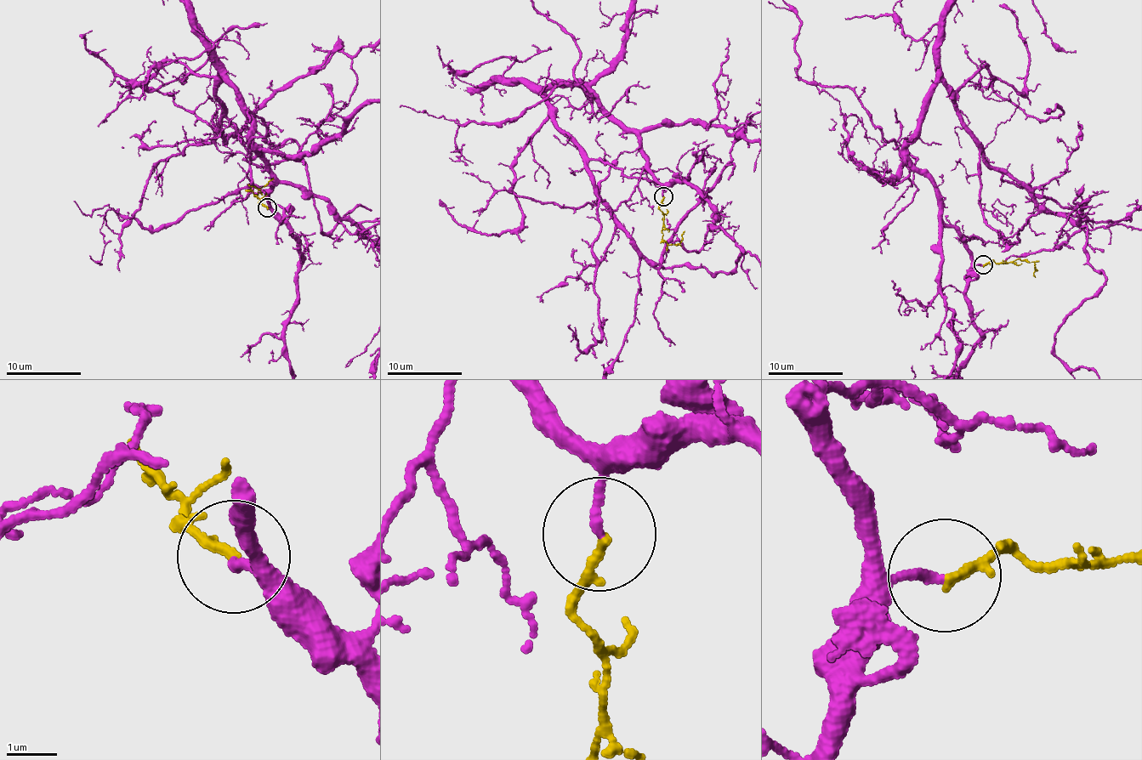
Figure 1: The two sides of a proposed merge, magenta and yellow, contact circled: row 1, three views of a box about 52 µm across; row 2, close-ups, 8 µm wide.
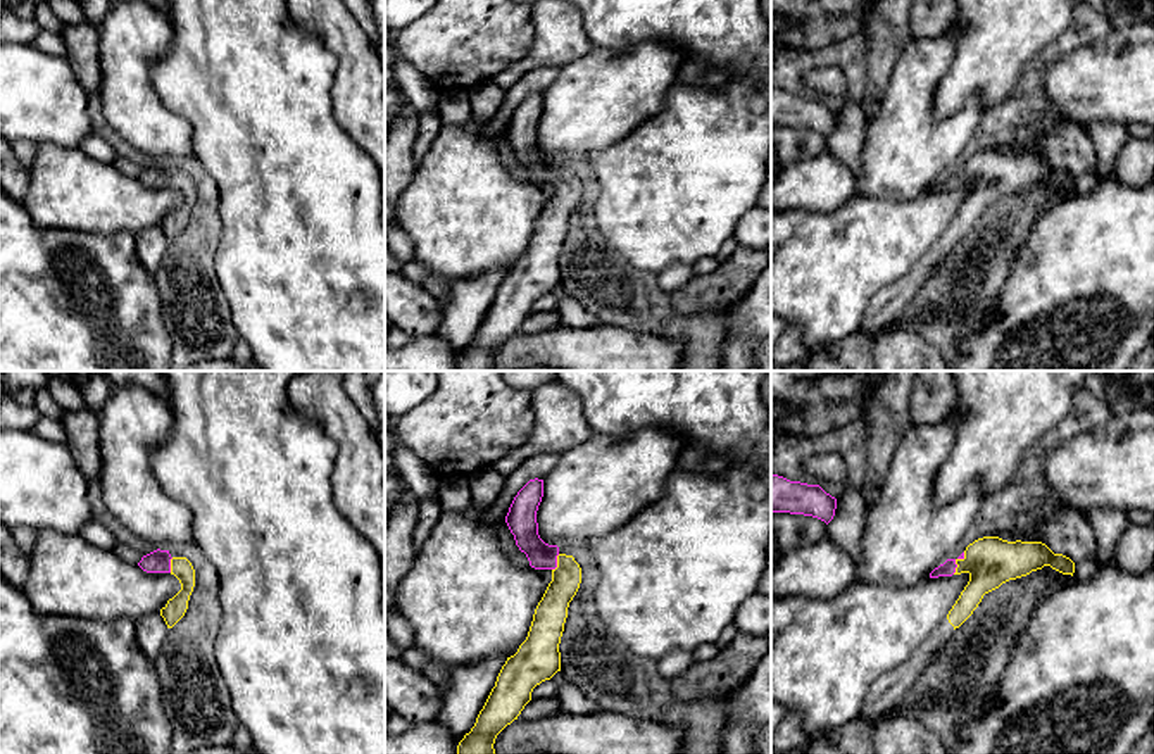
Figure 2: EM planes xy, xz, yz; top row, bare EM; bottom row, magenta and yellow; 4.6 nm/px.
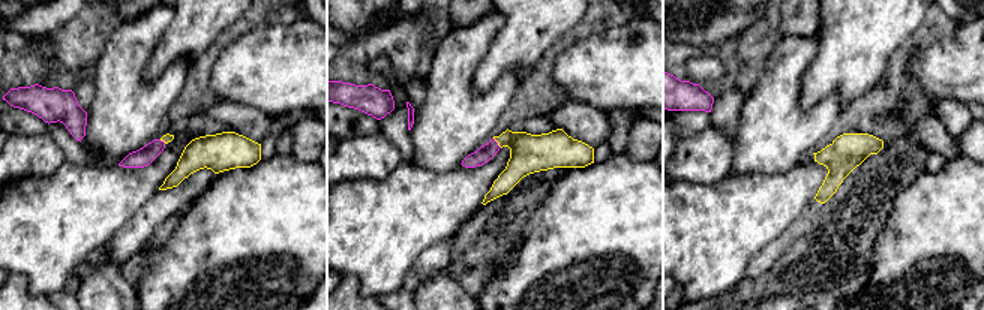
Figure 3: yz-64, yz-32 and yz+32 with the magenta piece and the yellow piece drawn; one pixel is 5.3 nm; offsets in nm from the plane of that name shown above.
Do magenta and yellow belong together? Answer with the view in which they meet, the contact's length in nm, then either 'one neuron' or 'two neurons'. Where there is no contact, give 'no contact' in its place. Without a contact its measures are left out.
yz | 120 nm | one neuron

